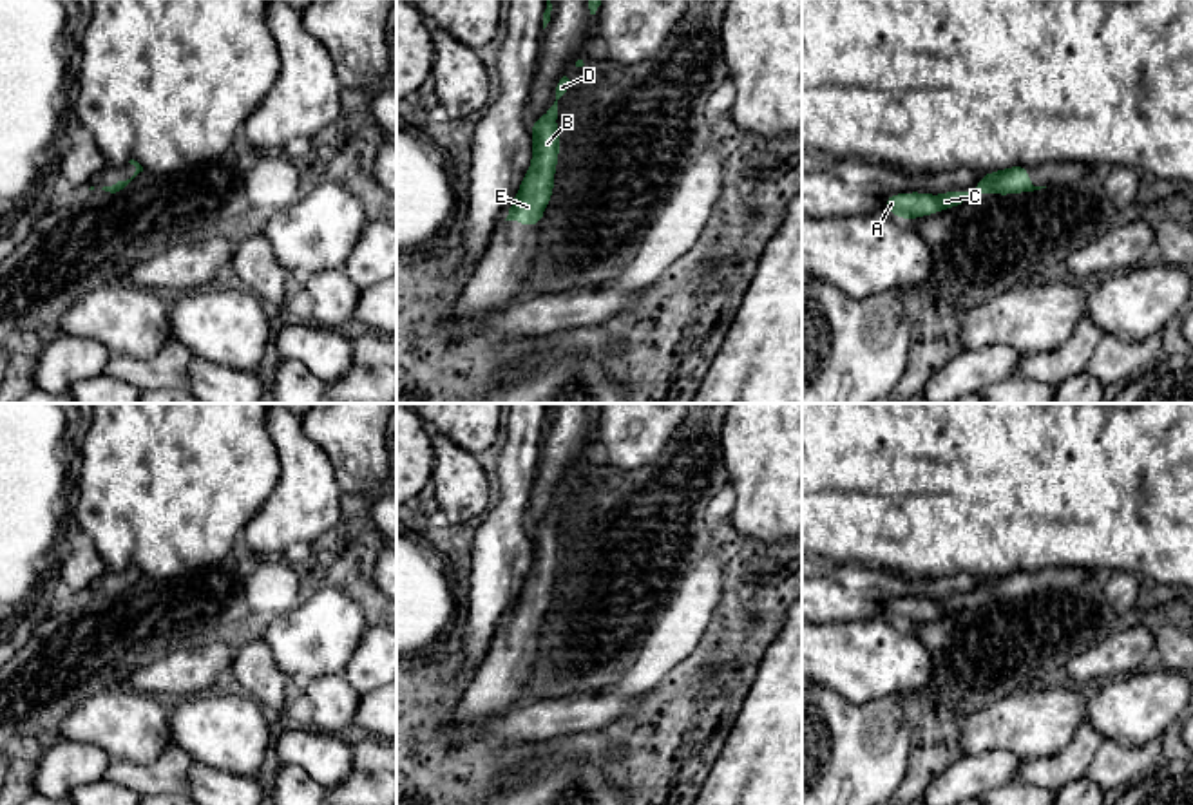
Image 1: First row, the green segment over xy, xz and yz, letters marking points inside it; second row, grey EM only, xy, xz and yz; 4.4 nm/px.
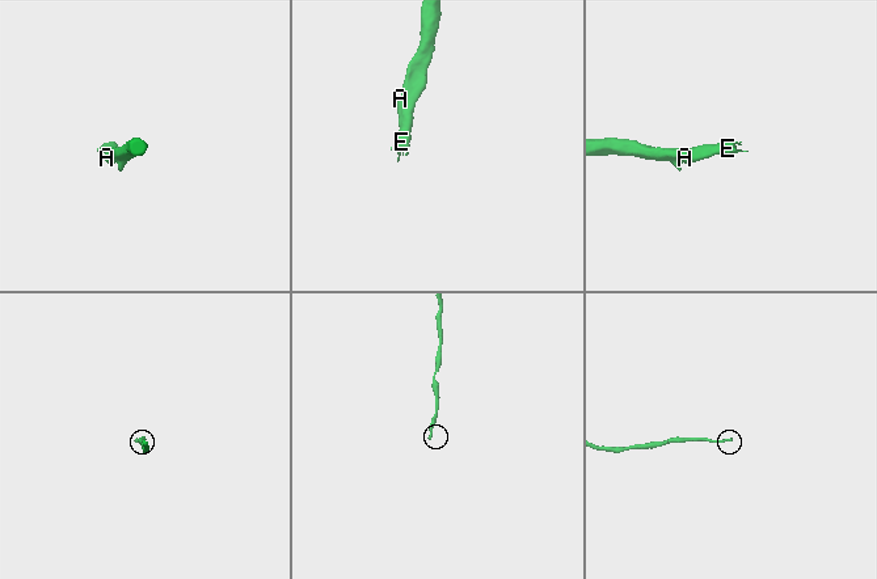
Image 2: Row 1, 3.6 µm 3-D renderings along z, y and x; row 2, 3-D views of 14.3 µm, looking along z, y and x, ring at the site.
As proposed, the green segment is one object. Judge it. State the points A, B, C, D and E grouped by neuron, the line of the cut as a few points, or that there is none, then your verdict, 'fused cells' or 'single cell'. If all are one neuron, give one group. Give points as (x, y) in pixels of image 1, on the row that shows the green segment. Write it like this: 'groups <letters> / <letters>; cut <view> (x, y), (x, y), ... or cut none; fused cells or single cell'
groups A B C D E; cut none; single cell

